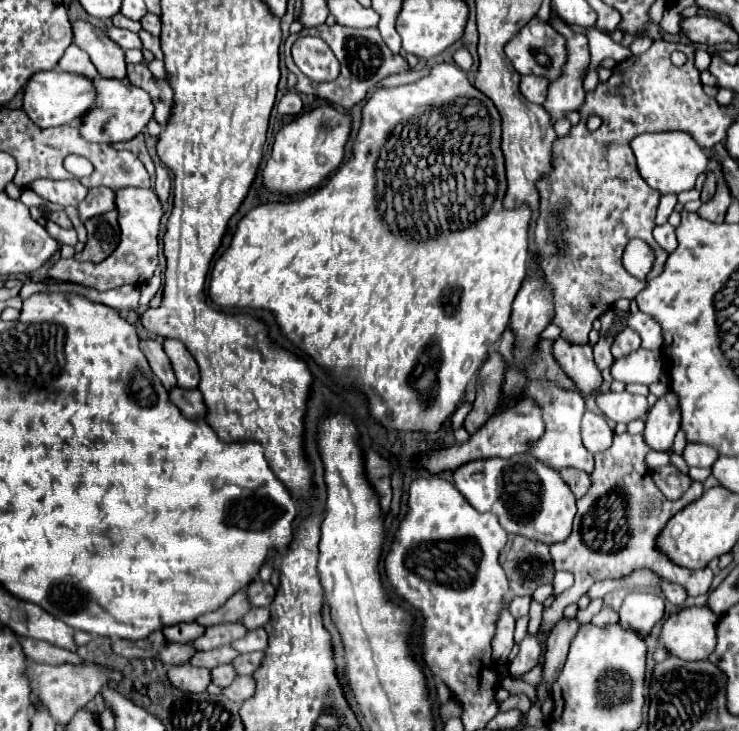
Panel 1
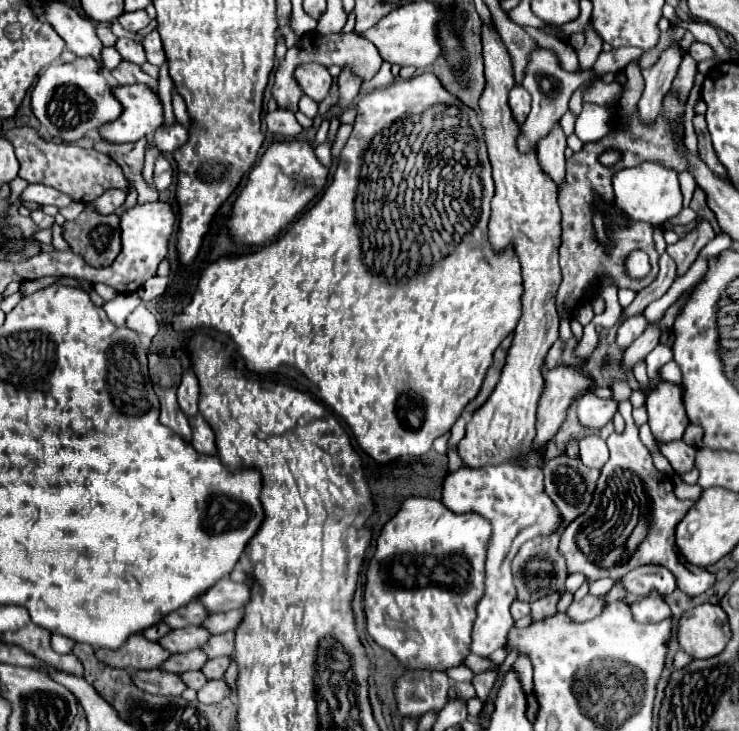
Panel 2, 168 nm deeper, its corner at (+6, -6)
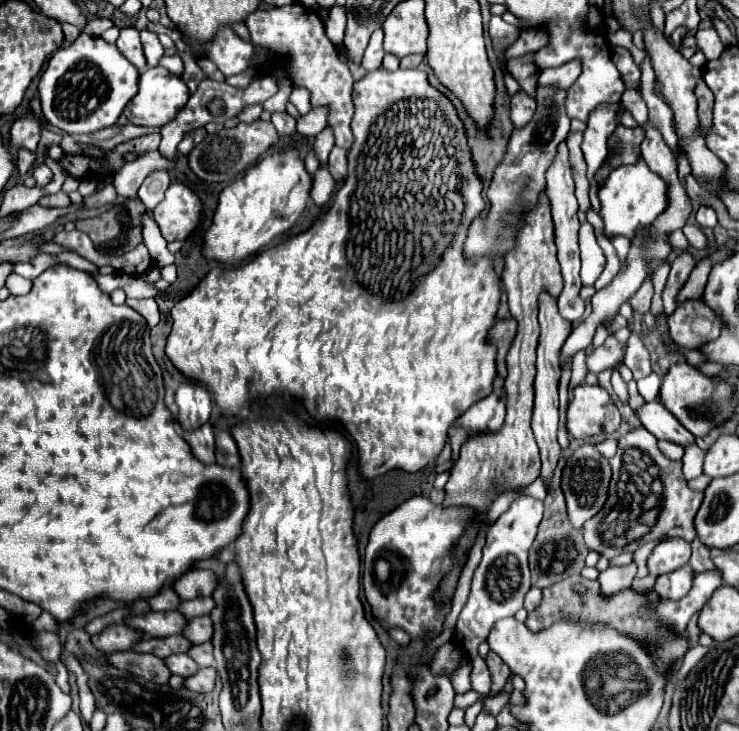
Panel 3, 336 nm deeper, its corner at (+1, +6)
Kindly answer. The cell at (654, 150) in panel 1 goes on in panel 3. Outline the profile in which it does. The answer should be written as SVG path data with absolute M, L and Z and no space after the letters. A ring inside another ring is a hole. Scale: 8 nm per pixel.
M639 156L639 160L635 164L623 164L623 166L611 170L605 186L599 188L605 236L611 238L615 234L621 234L621 236L627 236L633 240L637 228L651 224L659 214L665 212L665 208L669 204L667 188L669 188L669 182L663 176L651 172L651 168L643 160L643 156Z

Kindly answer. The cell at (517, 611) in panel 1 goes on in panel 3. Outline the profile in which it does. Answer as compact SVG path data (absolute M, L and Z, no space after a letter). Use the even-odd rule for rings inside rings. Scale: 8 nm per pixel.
M531 588L529 592L527 592L527 596L525 596L525 610L527 612L531 612L531 610L535 610L537 606L539 606L539 602L541 602L541 590L539 588Z

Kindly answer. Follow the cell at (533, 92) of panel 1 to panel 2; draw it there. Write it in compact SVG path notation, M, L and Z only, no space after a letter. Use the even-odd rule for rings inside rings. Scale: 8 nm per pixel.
M514 86L510 90L510 98L508 98L512 116L518 124L522 124L522 120L526 120L528 112L530 112L530 94L522 88L522 86Z

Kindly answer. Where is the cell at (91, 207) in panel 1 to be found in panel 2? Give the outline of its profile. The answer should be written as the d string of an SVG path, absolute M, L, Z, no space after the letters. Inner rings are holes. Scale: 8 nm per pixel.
M106 190L100 198L94 200L94 208L100 212L100 214L112 214L116 208L120 208L126 200L126 192L122 190Z

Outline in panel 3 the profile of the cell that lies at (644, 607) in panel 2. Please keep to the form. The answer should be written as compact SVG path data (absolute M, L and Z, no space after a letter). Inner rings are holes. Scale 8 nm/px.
M687 564L685 568L679 568L671 574L663 574L657 578L653 590L659 594L663 600L679 600L683 594L691 590L691 580L693 580L693 570Z

